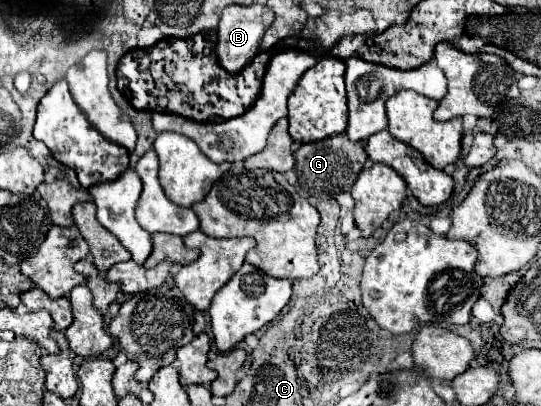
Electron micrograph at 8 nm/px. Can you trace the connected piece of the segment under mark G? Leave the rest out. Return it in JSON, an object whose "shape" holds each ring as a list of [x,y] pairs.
{"shape":[[[346,134],[330,136],[320,142],[312,142],[312,144],[302,144],[300,150],[294,152],[294,158],[296,158],[294,170],[298,174],[300,186],[308,192],[308,196],[314,196],[318,200],[334,198],[340,192],[350,190],[364,162],[368,160],[364,146],[366,142],[350,142]]]}

